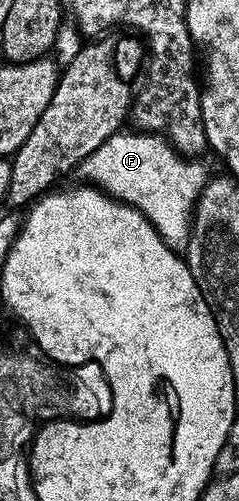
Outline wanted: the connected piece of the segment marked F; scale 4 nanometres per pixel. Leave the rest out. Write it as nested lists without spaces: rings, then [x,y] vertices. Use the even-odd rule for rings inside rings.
[[[133,133],[111,135],[81,161],[78,175],[85,184],[99,187],[119,203],[138,209],[154,225],[162,241],[171,250],[184,253],[192,232],[192,213],[210,172],[196,157],[181,155],[162,135]]]

